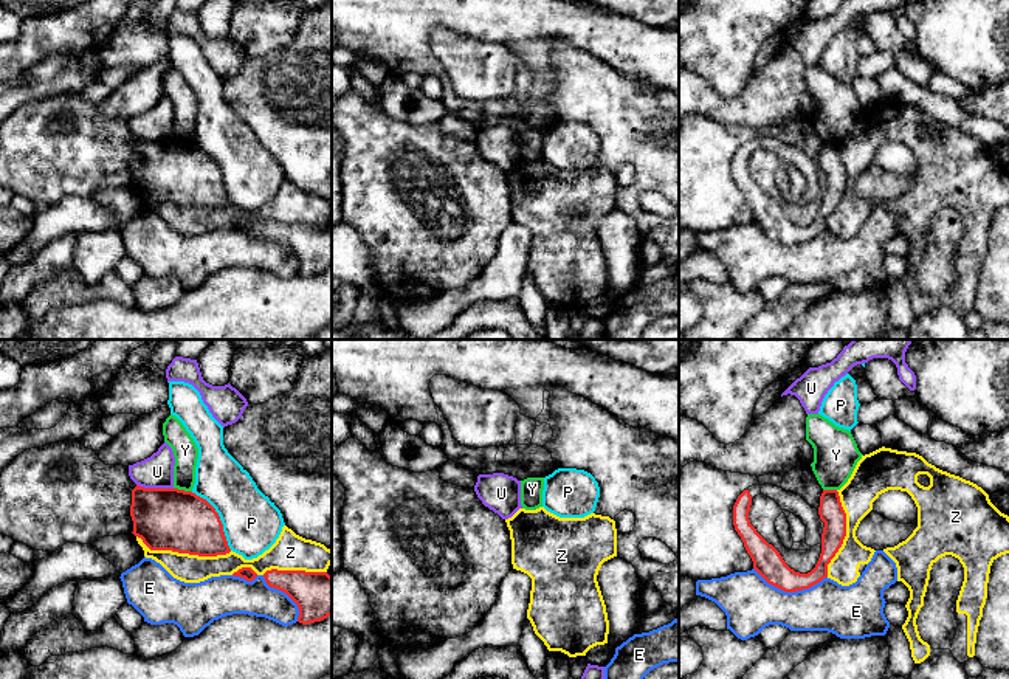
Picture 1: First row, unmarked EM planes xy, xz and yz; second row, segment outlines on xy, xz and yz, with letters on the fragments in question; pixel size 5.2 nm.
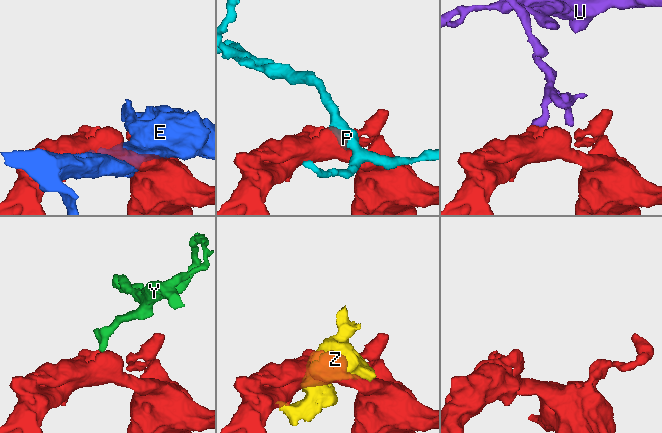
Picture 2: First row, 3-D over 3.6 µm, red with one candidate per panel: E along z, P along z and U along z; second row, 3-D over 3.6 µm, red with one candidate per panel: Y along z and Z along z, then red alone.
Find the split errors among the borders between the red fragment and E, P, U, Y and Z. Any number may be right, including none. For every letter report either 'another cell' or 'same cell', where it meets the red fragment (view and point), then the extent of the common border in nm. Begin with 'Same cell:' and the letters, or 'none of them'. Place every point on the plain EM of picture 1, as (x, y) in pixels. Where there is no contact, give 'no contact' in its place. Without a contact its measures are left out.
Same cell: none of them
E: another cell | yz (791, 244) | 380 nm
P: another cell | xy (219, 171) | 360 nm
U: another cell | xy (155, 141) | 190 nm
Y: another cell | xy (183, 143) | 100 nm
Z: another cell | xy (185, 205) | 500 nm

